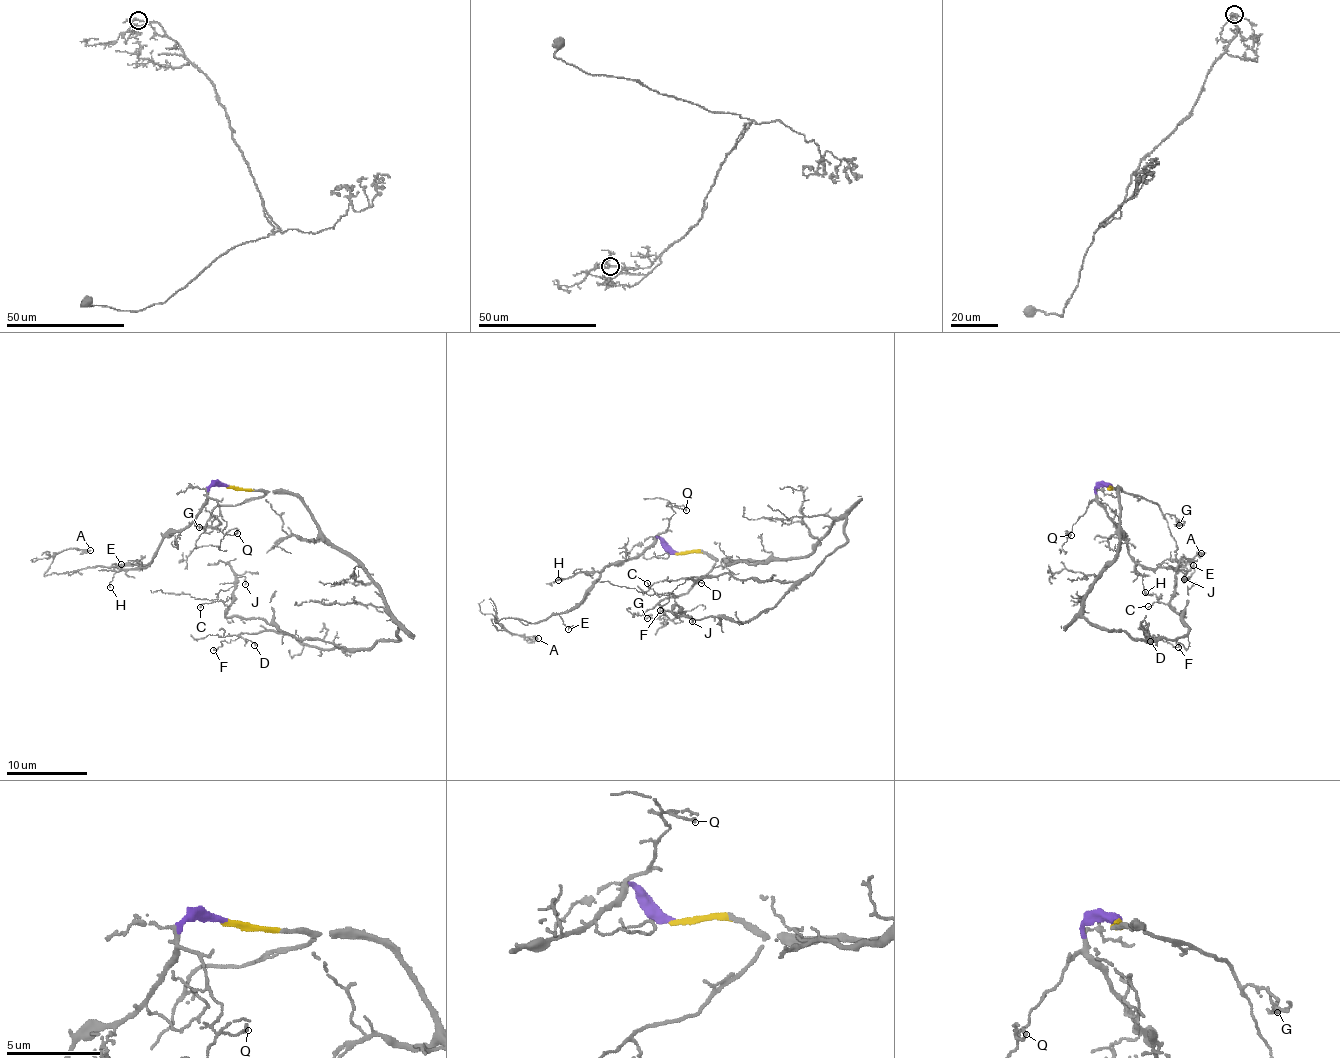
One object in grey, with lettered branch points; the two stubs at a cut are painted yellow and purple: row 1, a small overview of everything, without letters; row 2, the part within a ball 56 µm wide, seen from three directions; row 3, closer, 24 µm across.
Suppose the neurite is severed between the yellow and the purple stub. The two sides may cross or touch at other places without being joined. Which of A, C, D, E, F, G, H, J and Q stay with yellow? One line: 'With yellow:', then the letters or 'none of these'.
With yellow: C, D, F, G, J

